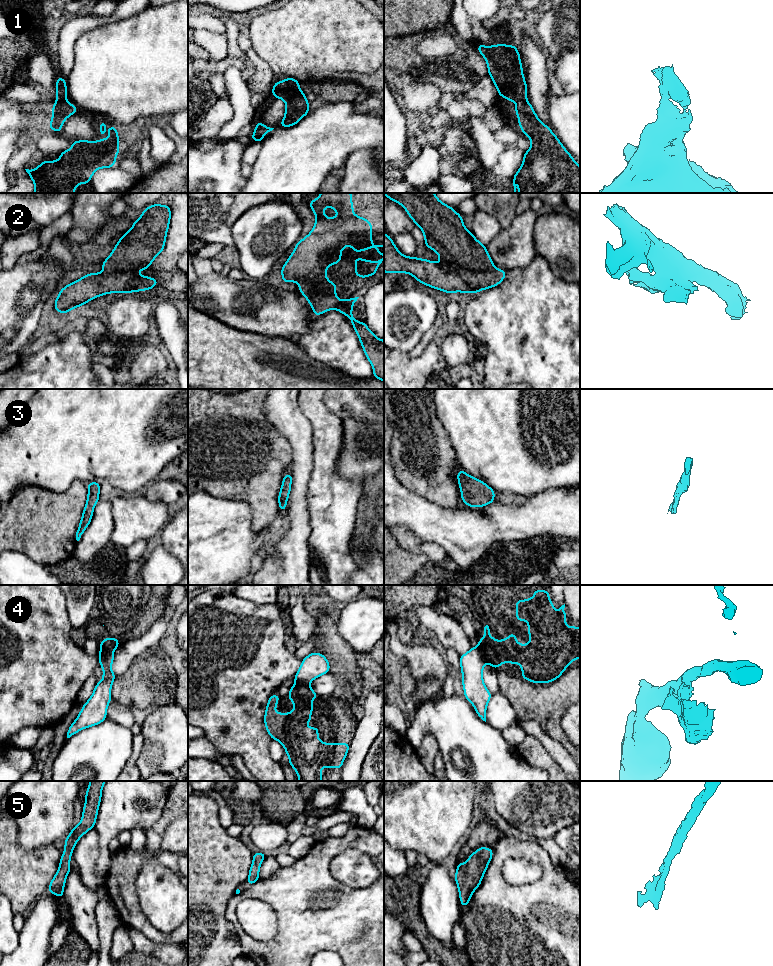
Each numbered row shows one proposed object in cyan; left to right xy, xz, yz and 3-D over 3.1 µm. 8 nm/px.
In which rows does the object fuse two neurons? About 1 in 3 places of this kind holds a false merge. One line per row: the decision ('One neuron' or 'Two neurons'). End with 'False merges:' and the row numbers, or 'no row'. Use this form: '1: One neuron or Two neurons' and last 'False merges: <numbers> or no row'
1: One neuron
2: Two neurons
3: One neuron
4: Two neurons
5: One neuron
False merges: 2, 4

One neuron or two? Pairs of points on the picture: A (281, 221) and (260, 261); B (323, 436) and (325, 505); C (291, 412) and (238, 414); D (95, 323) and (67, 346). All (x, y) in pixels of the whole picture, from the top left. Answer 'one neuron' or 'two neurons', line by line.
A: one neuron
B: one neuron
C: two neurons
D: two neurons

